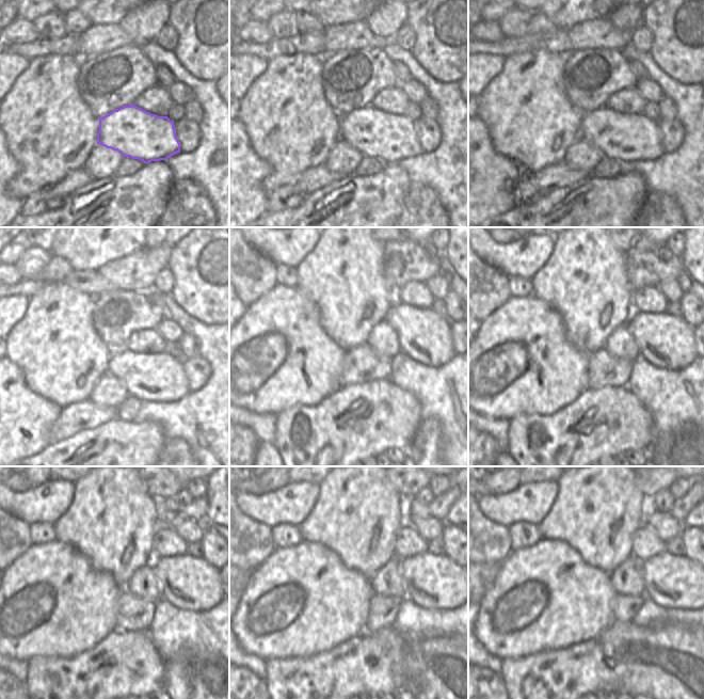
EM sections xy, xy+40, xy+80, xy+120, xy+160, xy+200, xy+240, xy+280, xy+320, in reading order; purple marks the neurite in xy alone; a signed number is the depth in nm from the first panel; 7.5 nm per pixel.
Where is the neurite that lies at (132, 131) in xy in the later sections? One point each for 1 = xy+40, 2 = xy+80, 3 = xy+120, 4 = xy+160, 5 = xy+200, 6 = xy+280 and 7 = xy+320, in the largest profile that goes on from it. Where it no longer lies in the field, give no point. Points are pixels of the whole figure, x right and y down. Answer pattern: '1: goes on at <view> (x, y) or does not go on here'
1: goes on at xy+40 (384, 136)
2: goes on at xy+80 (623, 137)
3: goes on at xy+120 (158, 377)
4: goes on at xy+160 (428, 342)
5: goes on at xy+200 (667, 342)
6: goes on at xy+280 (432, 582)
7: goes on at xy+320 (676, 582)

